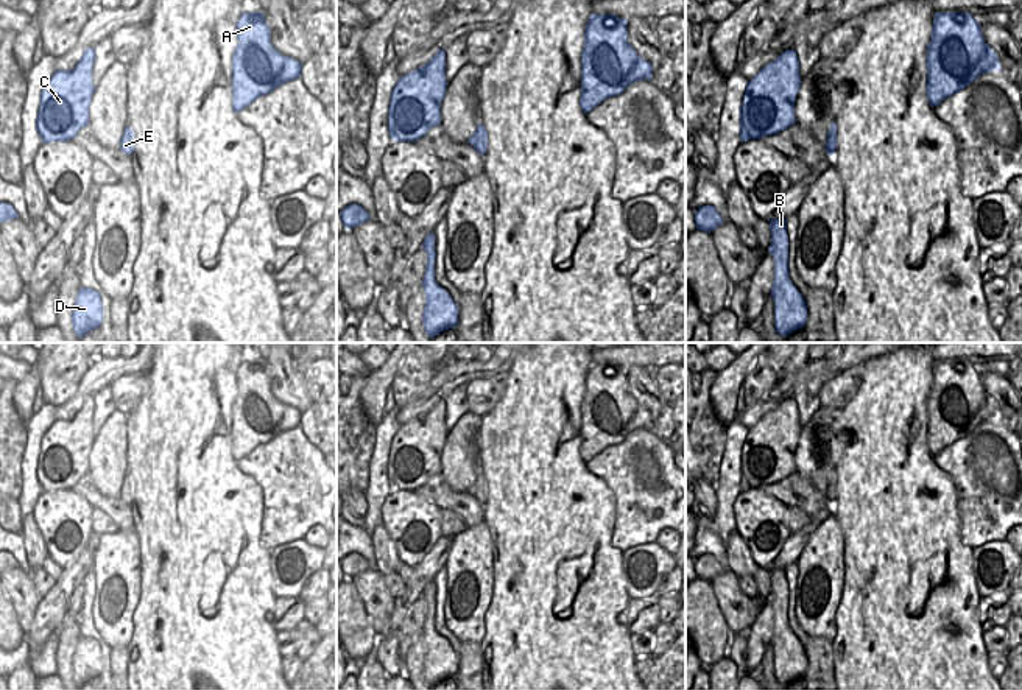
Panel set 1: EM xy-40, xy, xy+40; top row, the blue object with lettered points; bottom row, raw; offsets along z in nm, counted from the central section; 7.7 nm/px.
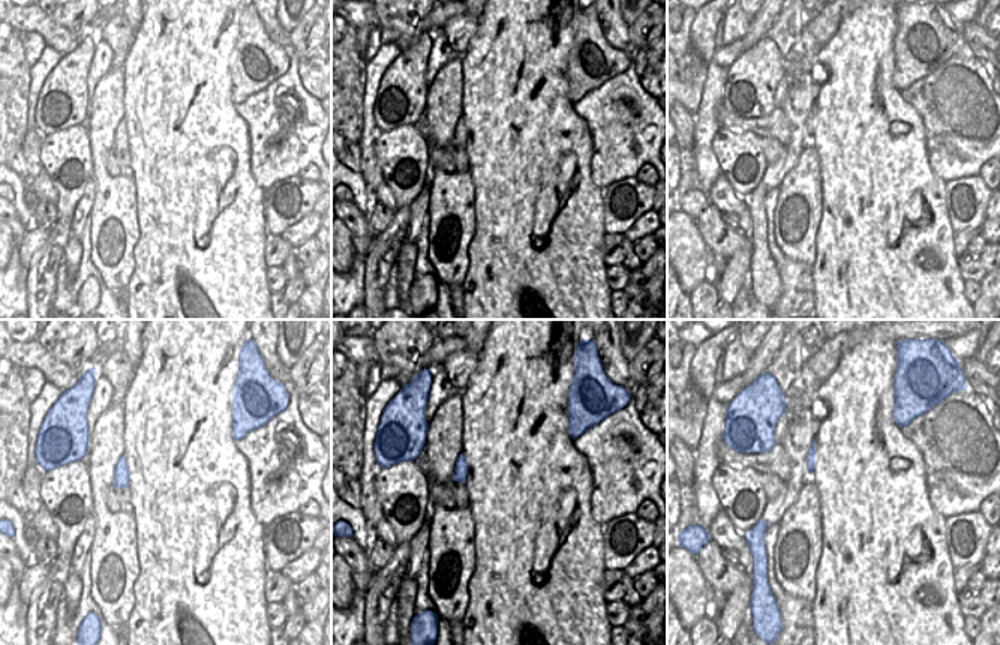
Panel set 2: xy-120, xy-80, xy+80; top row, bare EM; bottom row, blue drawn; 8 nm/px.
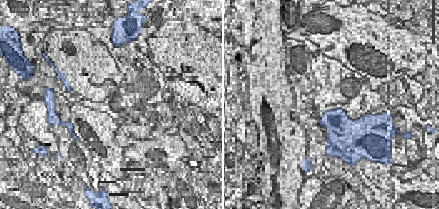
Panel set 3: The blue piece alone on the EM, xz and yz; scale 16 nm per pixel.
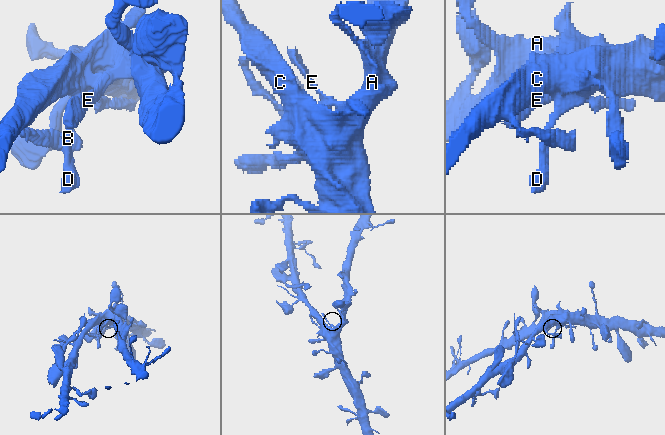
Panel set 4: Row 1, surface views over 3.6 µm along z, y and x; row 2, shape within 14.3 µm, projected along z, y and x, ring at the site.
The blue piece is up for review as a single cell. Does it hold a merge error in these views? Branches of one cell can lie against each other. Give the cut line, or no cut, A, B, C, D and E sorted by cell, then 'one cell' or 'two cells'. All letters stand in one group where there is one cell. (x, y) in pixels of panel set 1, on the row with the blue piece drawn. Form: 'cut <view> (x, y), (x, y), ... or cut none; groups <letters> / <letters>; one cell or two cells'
cut none; groups A B C D E; one cell

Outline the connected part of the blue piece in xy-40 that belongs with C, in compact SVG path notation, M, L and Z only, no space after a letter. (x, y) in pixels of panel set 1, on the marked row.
M86 48L72 70L56 70L45 83L36 115L42 142L69 142L89 125L89 106L95 92L93 62L95 48Z

